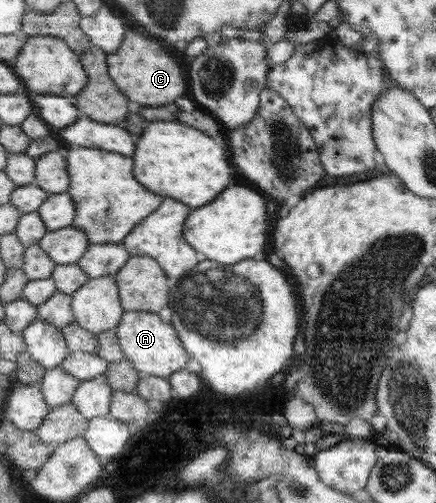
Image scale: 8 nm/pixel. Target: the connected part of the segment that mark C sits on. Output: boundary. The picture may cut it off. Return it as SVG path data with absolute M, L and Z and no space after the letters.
M125 32L117 51L108 54L107 67L109 77L119 91L131 102L142 106L158 106L171 103L187 91L185 79L179 63L163 51L153 39L145 39L141 33Z

